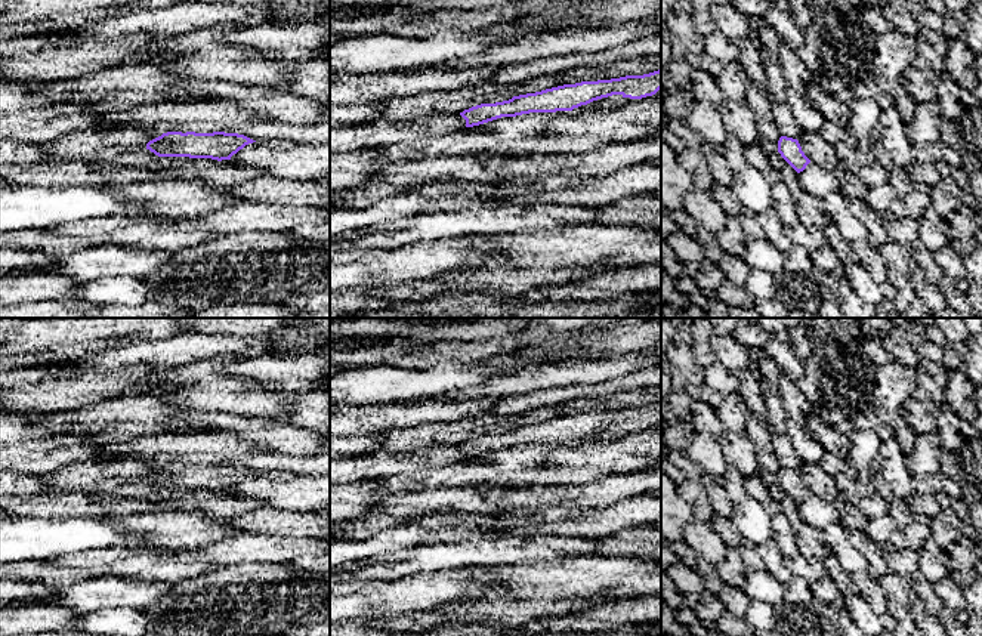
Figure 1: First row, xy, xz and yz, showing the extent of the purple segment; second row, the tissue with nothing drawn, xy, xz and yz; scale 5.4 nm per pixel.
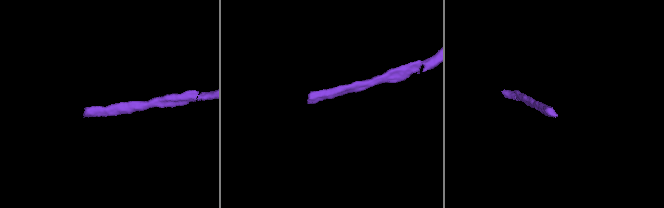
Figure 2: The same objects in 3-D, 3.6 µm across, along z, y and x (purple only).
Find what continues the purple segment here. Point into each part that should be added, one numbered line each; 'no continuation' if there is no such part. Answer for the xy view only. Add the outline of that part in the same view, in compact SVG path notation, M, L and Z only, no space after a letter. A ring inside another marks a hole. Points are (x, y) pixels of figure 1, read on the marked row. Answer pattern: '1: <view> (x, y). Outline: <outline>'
no continuation

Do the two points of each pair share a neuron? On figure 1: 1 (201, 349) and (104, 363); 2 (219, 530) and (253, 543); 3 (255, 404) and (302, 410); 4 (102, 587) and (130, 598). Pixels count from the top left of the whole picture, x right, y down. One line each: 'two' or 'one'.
1: one
2: two
3: two
4: one

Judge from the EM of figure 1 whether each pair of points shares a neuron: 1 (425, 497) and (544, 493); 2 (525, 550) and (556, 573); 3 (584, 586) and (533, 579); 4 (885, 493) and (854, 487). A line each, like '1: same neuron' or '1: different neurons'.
1: same neuron
2: different neurons
3: same neuron
4: different neurons

